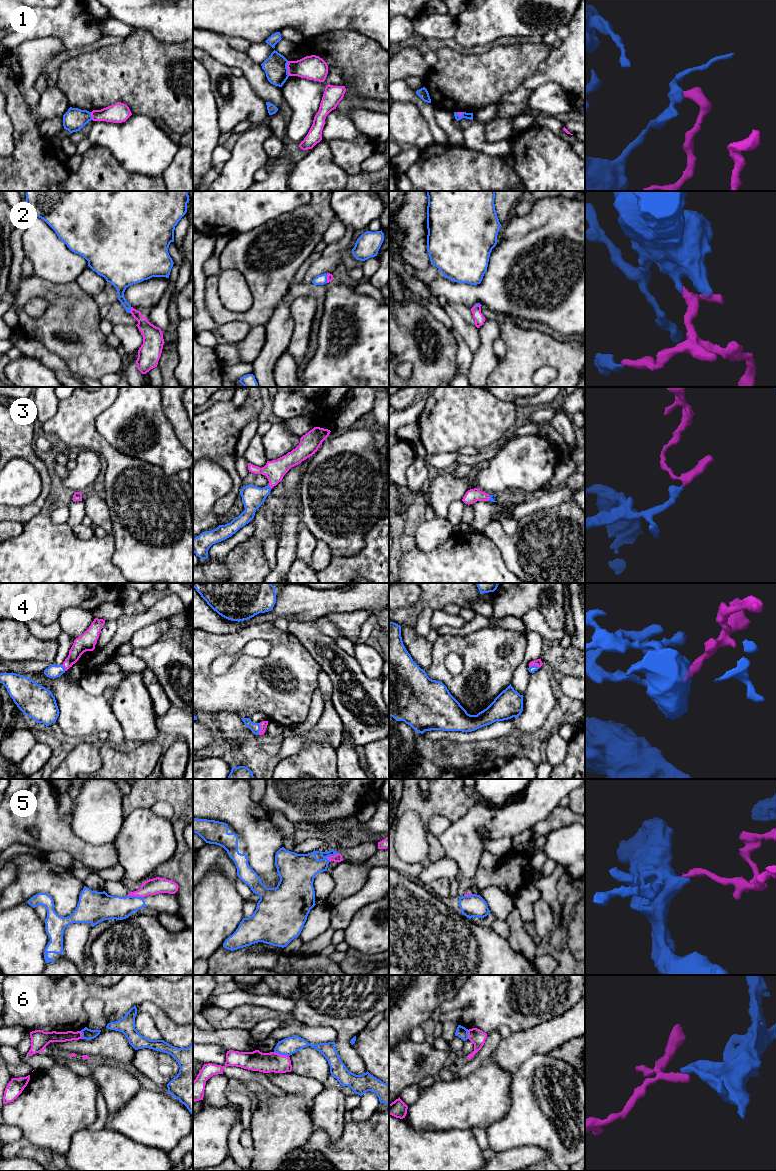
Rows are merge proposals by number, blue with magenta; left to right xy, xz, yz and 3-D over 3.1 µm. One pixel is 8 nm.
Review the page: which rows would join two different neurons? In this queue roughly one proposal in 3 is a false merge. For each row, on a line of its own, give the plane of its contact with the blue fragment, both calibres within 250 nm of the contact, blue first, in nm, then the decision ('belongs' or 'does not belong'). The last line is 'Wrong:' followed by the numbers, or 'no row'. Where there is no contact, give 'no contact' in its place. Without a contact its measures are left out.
1: xz | 190/200 nm | does not belong
2: xy | 150/140 nm | belongs
3: xz | 180/170 nm | belongs
4: xz | 80/60 nm | belongs
5: xy | 200/130 nm | does not belong
6: xz | 140/160 nm | does not belong
Wrong: 1, 5, 6

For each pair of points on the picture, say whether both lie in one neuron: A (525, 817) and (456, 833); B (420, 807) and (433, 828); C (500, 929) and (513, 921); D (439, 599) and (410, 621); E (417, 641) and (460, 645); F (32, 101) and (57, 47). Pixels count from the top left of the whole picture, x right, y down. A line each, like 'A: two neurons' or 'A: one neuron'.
A: one neuron
B: two neurons
C: two neurons
D: one neuron
E: two neurons
F: one neuron

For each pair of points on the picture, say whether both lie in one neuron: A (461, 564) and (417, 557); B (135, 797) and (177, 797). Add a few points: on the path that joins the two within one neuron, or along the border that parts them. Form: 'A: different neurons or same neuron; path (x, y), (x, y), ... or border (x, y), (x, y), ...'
A: same neuron; path (450, 564), (428, 564)
B: same neuron; path (145, 795), (167, 795)

